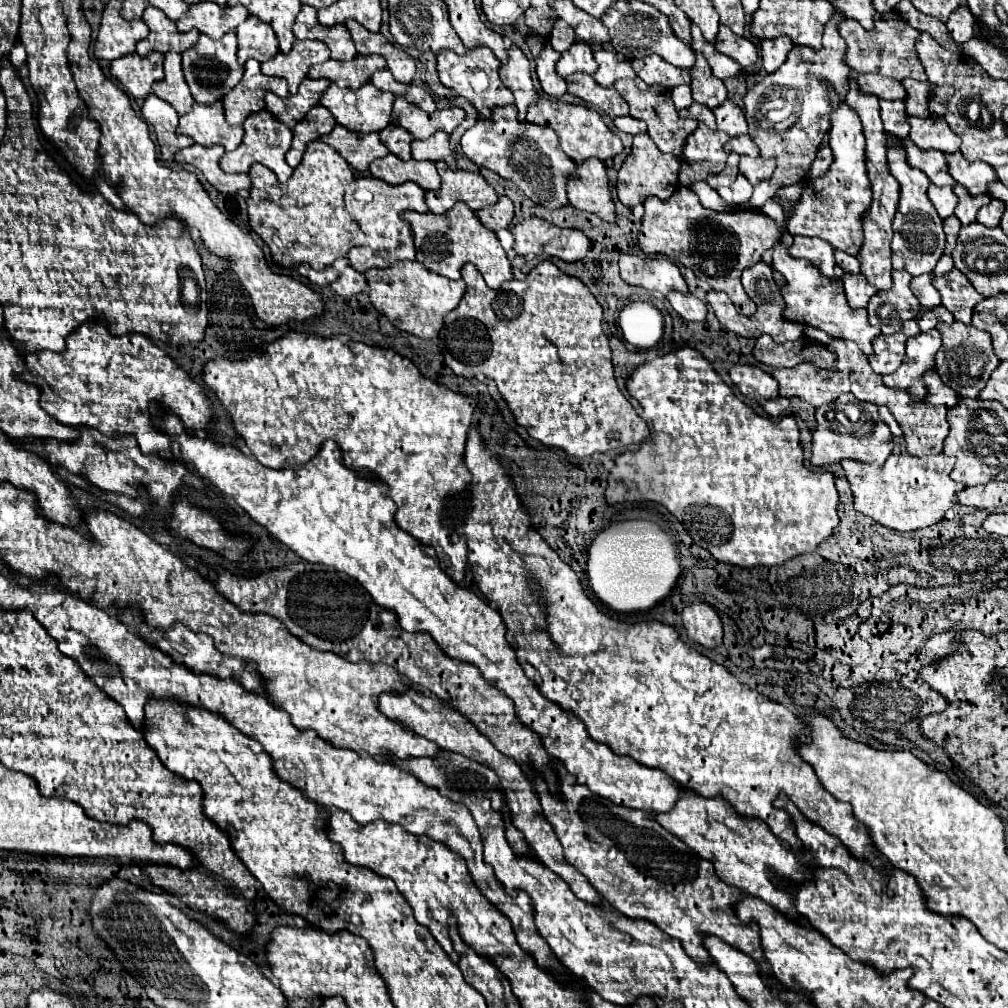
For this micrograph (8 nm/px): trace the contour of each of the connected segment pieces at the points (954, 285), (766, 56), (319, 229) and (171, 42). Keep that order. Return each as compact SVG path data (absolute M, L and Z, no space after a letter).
M952 269L948 275L934 279L934 287L942 295L942 305L962 323L972 321L972 311L976 303L984 297L972 287L972 283L958 269Z
M776 37L776 39L762 39L762 65L766 73L774 73L788 57L790 49L794 47L788 37Z
M312 141L308 143L304 151L302 163L294 169L294 175L288 179L288 183L280 183L266 165L254 163L250 169L250 179L252 179L252 189L248 197L248 217L250 217L250 227L252 231L270 247L272 259L282 265L282 267L296 267L300 263L306 263L314 267L316 271L324 271L330 267L336 259L346 257L350 247L354 247L354 235L350 233L352 217L344 207L344 191L346 183L354 181L354 175L350 171L350 165L326 143Z
M146 7L144 17L146 25L150 27L150 33L146 39L142 39L136 45L136 53L138 55L148 55L150 51L186 51L186 47L192 47L198 41L198 31L192 29L188 33L178 31L176 23L172 19L168 19L162 11L158 11L156 7Z

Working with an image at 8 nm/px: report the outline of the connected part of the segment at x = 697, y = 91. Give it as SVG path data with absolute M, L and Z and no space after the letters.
M696 53L696 65L690 71L692 73L692 97L694 101L714 109L718 107L722 101L726 101L726 87L724 83L714 77L714 73L710 71L710 65L706 63L702 53Z

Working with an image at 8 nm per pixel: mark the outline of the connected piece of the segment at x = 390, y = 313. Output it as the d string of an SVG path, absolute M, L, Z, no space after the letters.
M402 261L388 269L370 269L364 273L370 285L370 301L372 305L384 313L392 325L402 331L408 331L420 339L436 339L444 315L448 315L462 299L466 291L466 283L446 279L438 273L428 271L424 265L420 267L416 261Z

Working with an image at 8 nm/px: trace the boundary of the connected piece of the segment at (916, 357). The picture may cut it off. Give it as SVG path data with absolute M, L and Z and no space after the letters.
M930 329L928 333L910 337L906 343L906 357L902 367L896 373L886 375L884 381L890 383L890 387L906 389L916 399L922 399L926 391L926 385L920 381L922 373L934 367L934 357L940 347L942 347L942 339L938 329Z

